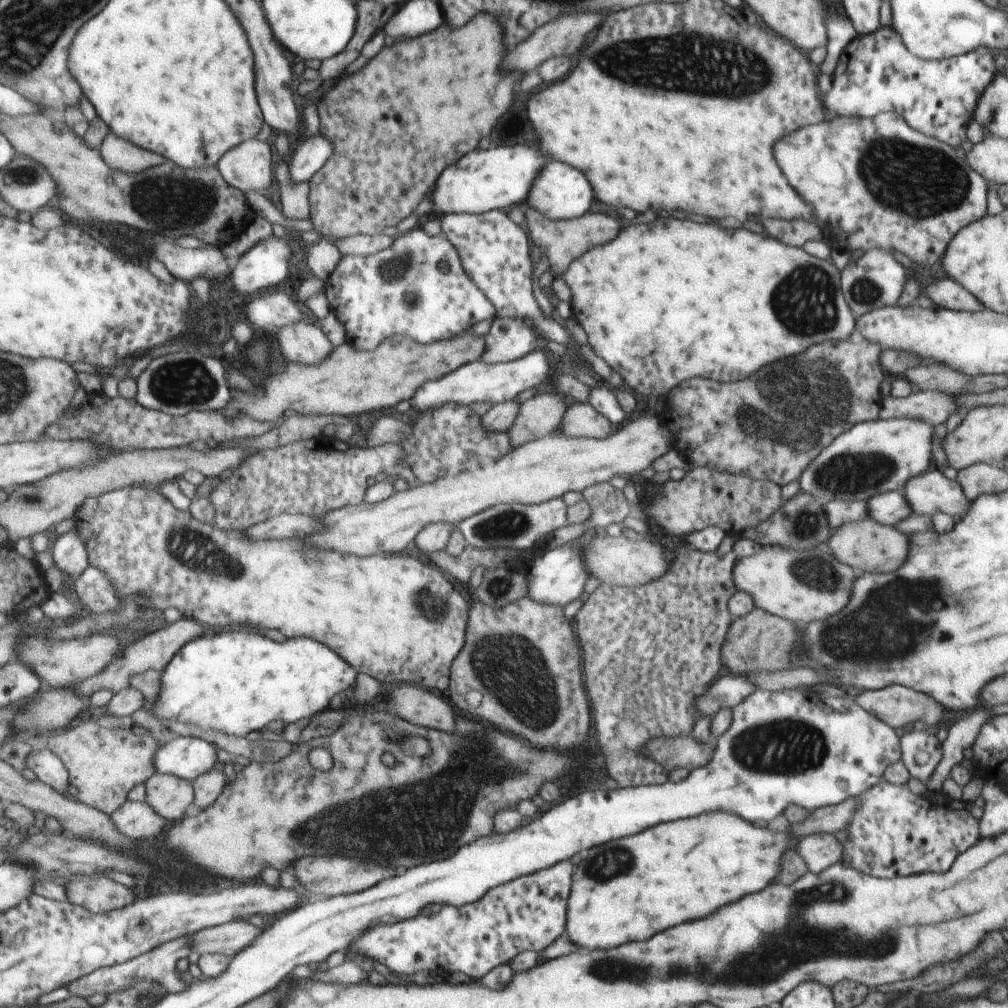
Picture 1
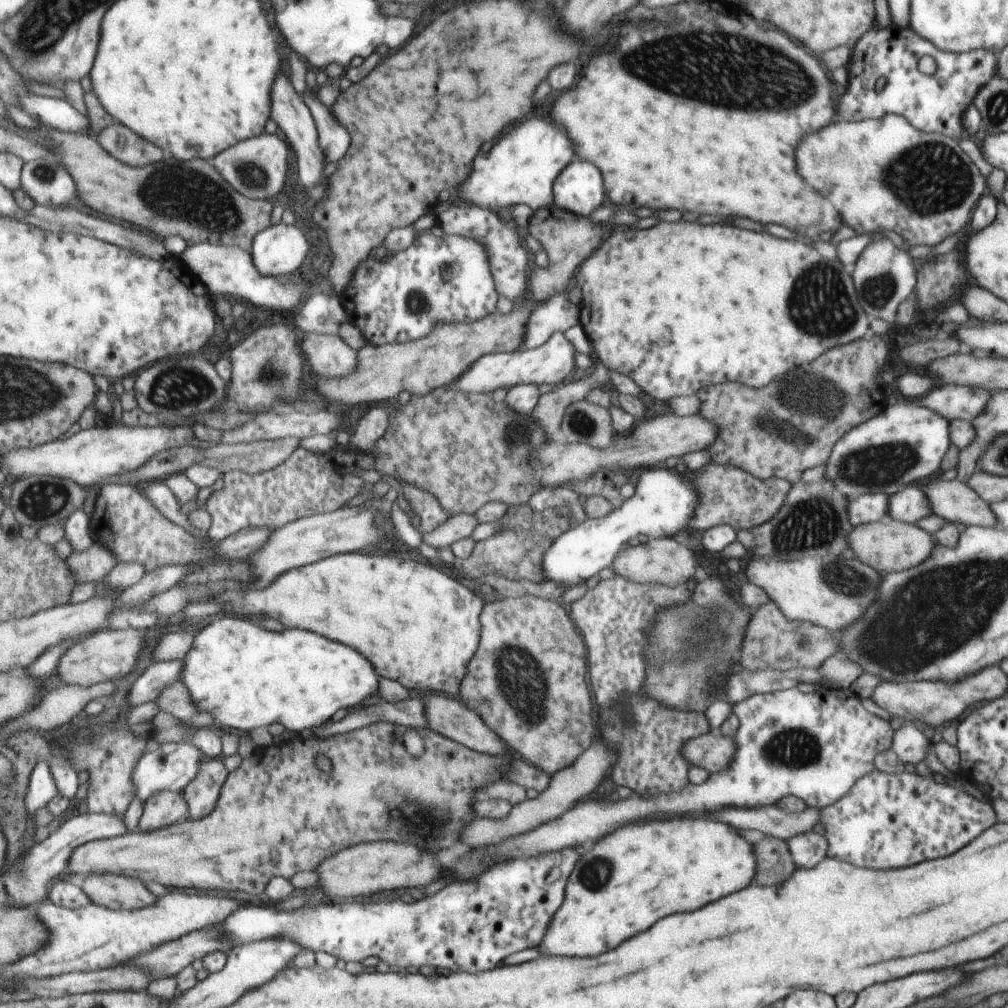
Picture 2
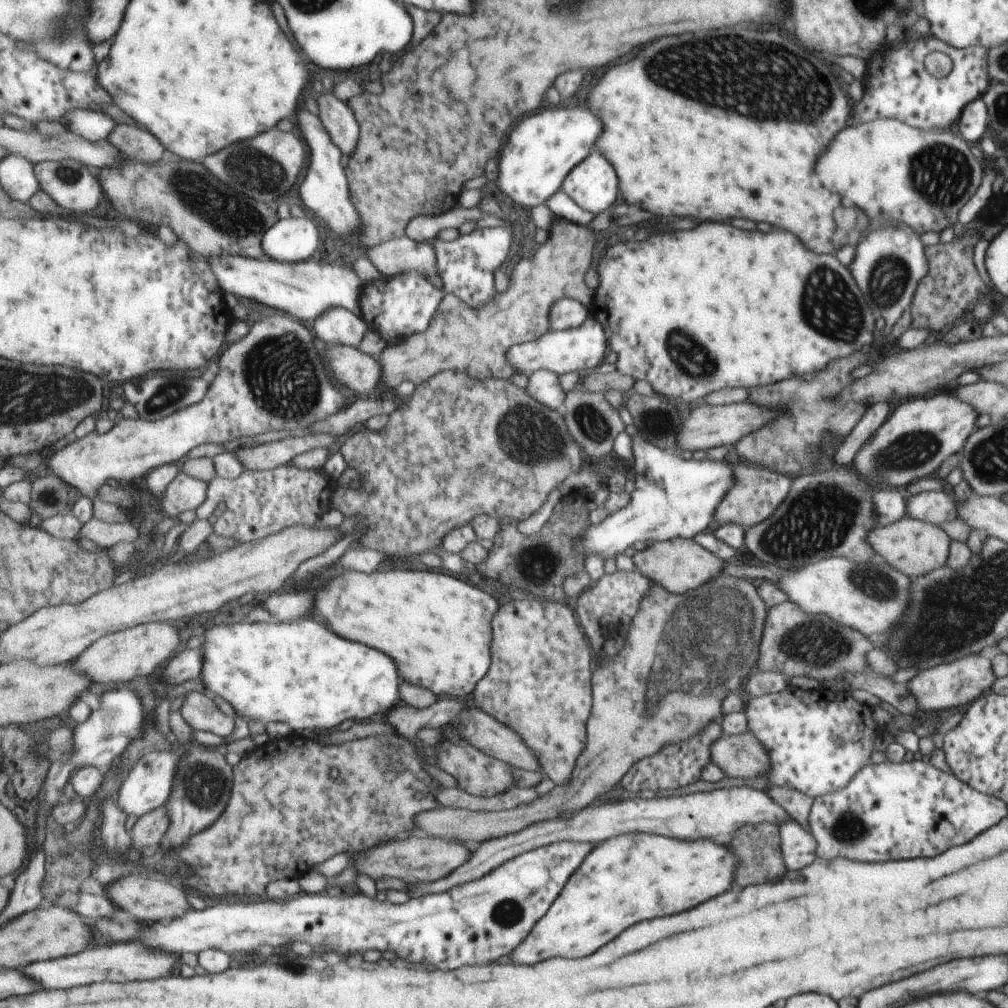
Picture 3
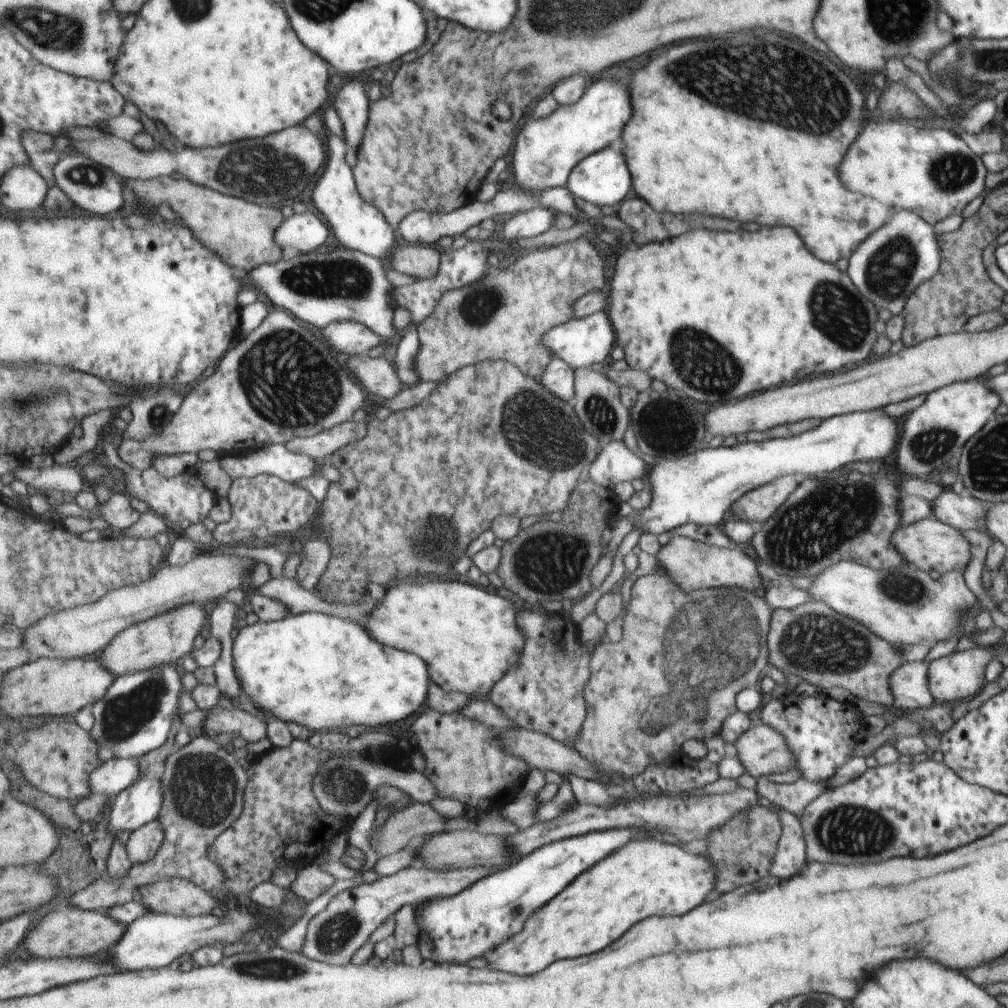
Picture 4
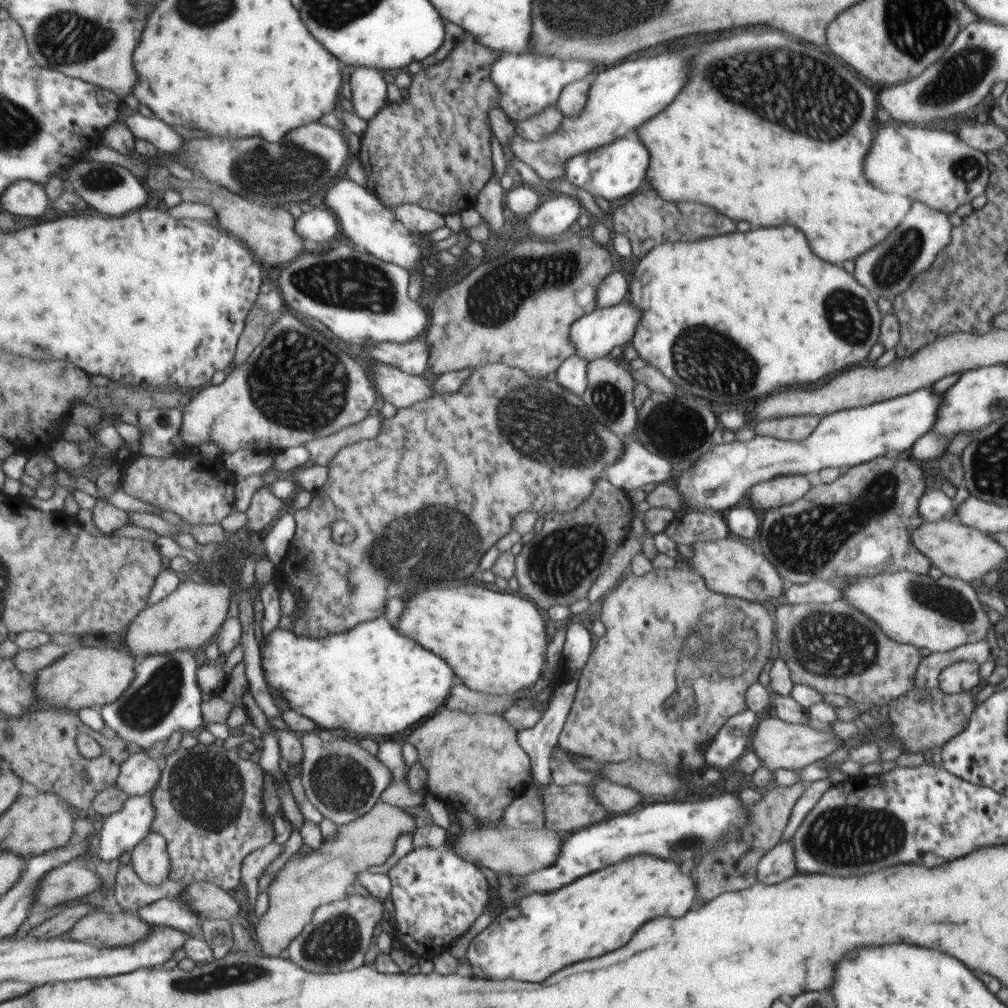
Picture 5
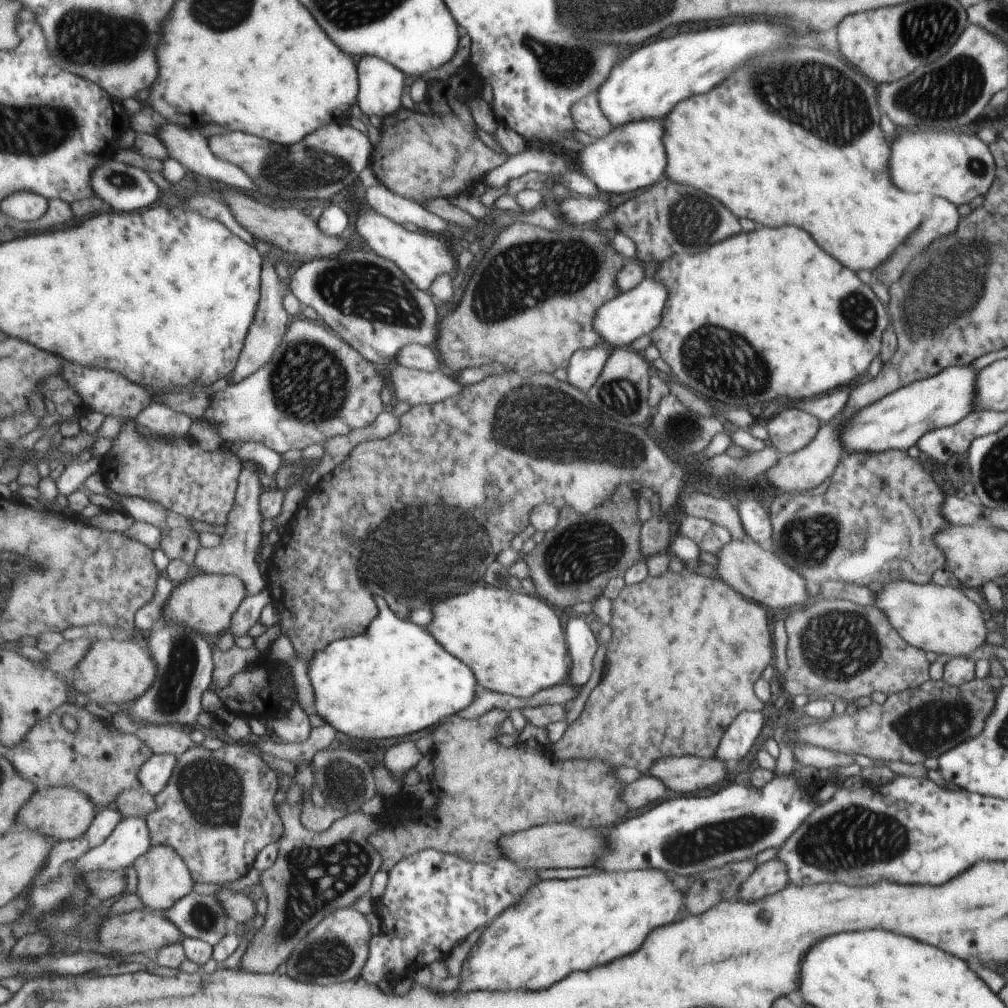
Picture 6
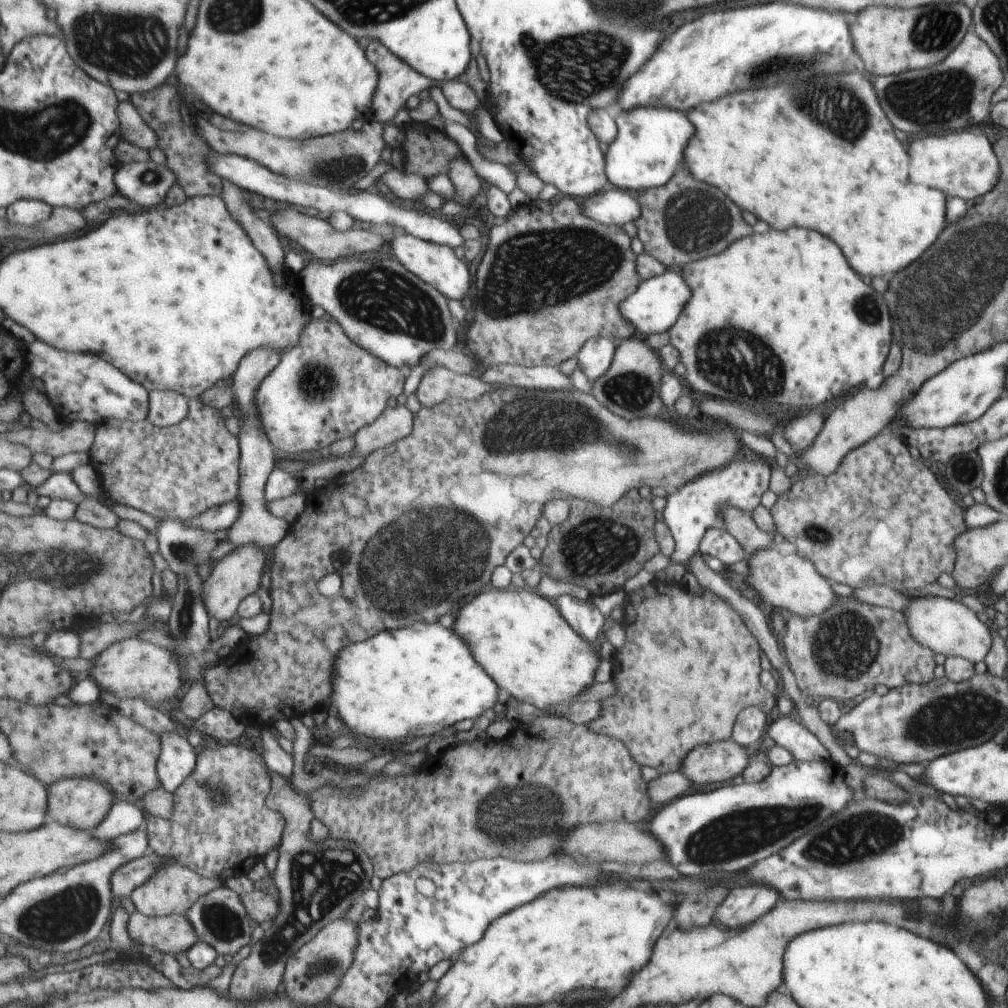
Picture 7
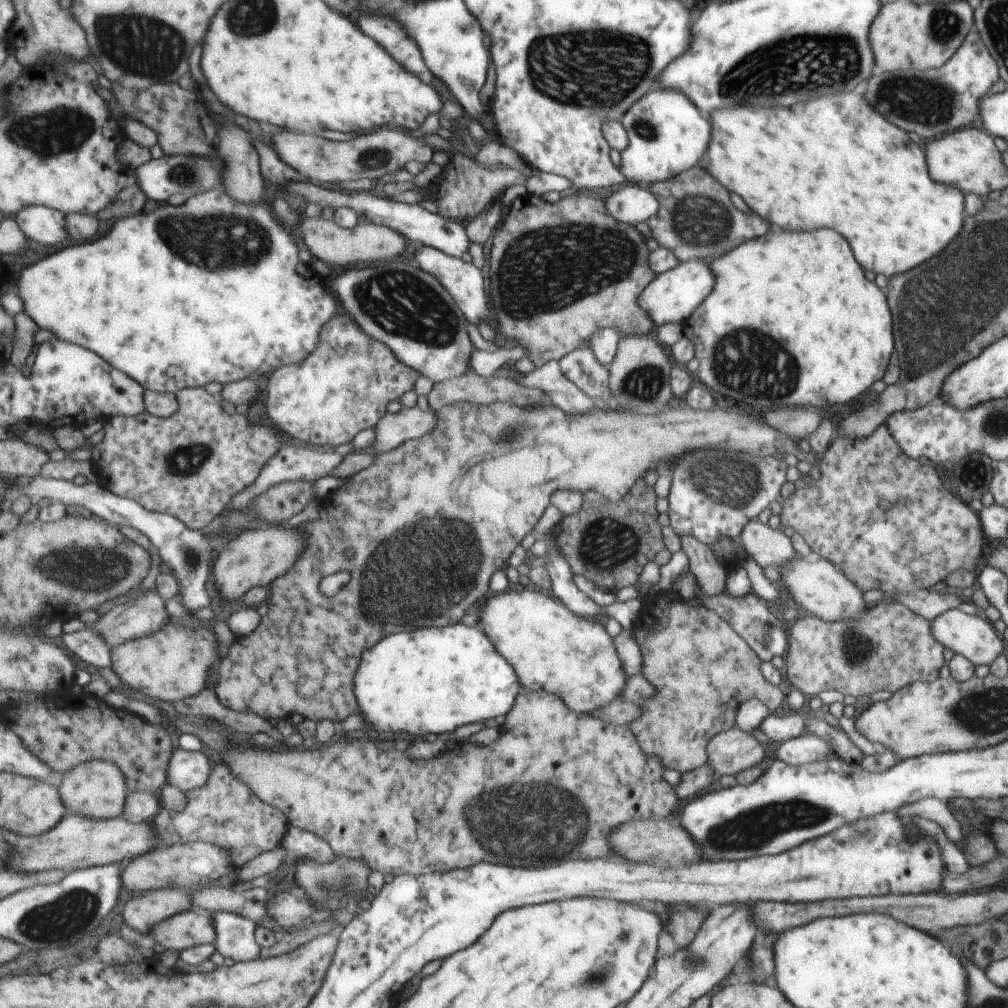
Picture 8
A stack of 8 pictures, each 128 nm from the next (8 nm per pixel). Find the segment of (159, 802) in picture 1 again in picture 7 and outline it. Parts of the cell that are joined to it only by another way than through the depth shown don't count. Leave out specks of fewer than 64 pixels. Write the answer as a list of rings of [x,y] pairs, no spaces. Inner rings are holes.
[[[171,861],[166,862],[150,882],[136,888],[130,897],[136,910],[140,910],[148,916],[188,915],[192,906],[198,900],[202,900],[202,896],[222,887],[226,887],[226,881],[223,879],[204,878],[193,868]]]

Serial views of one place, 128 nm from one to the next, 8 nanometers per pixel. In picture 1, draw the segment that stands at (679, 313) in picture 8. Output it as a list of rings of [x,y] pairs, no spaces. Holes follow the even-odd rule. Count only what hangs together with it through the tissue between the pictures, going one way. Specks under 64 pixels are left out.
[[[541,344],[536,350],[512,362],[488,364],[488,362],[479,360],[466,363],[456,371],[451,372],[450,375],[422,384],[408,401],[411,408],[418,412],[434,410],[434,408],[440,408],[444,404],[470,406],[470,404],[477,402],[489,402],[493,407],[504,404],[508,400],[514,400],[524,390],[537,389],[546,378],[550,378],[550,362],[548,362],[543,344]]]

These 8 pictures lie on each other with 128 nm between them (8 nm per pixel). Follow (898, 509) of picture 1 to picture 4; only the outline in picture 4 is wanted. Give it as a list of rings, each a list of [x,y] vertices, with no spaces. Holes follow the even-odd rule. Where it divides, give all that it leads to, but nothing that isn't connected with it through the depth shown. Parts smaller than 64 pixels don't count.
[[[945,488],[932,501],[932,517],[956,530],[986,527],[986,505],[973,496],[961,496],[952,488]]]

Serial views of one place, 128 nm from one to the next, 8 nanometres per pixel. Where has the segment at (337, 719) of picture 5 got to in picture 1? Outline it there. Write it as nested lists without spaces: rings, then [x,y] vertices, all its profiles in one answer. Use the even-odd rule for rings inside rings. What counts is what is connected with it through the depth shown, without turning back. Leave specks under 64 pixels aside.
[[[236,627],[210,636],[191,641],[164,671],[163,690],[159,702],[152,707],[152,714],[160,719],[187,724],[246,737],[250,732],[264,731],[274,720],[282,720],[287,725],[314,719],[330,710],[336,695],[352,694],[360,672],[348,660],[344,660],[332,648],[320,644],[314,638],[290,638],[288,642],[276,642],[266,633],[254,628]]]

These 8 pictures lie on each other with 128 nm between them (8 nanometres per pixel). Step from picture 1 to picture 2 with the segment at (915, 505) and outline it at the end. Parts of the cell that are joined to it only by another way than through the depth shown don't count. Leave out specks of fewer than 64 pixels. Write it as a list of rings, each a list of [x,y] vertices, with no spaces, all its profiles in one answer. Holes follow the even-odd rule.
[[[938,474],[921,483],[935,515],[956,525],[996,526],[996,516],[987,501],[982,500],[964,481],[945,480]]]

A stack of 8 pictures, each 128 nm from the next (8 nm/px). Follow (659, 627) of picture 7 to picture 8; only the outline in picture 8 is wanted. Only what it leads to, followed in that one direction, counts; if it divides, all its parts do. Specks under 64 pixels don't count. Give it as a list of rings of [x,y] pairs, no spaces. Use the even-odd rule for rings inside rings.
[[[665,591],[663,594],[658,593],[651,597],[650,600],[646,602],[643,607],[643,610],[640,612],[636,622],[636,628],[633,631],[633,636],[638,644],[642,655],[642,661],[644,662],[644,668],[642,668],[642,674],[656,684],[658,688],[658,696],[644,702],[644,710],[642,710],[642,716],[638,716],[638,720],[634,720],[632,724],[628,724],[628,728],[632,730],[632,734],[636,738],[640,738],[640,748],[643,748],[644,754],[646,756],[657,756],[662,760],[662,764],[666,764],[670,770],[674,769],[676,772],[679,772],[681,775],[686,774],[692,770],[703,767],[707,764],[708,755],[707,755],[707,745],[711,742],[711,739],[716,735],[722,732],[730,732],[732,728],[736,728],[736,719],[739,716],[739,710],[743,707],[743,704],[746,704],[748,700],[760,700],[770,712],[775,712],[780,706],[784,705],[782,702],[786,700],[786,687],[779,687],[773,684],[770,684],[768,680],[765,680],[763,677],[763,664],[764,660],[760,658],[760,655],[737,633],[735,630],[732,630],[720,616],[716,616],[716,612],[710,612],[706,610],[704,606],[702,608],[696,608],[692,605],[692,600],[686,600],[679,596],[675,591]]]

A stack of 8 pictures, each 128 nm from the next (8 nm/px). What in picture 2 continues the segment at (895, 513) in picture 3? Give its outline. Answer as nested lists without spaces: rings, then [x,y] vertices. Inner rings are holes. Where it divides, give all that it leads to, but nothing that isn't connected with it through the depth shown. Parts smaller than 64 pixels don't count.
[[[866,493],[848,500],[848,520],[852,526],[888,519],[888,495]]]

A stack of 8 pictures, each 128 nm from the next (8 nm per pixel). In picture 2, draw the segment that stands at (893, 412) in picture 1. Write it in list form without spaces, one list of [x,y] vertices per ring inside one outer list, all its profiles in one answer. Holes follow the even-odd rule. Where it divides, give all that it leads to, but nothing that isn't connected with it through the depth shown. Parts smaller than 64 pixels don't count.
[[[942,385],[933,387],[926,396],[913,400],[916,406],[928,408],[946,420],[974,420],[981,416],[990,400],[990,392],[972,386]]]

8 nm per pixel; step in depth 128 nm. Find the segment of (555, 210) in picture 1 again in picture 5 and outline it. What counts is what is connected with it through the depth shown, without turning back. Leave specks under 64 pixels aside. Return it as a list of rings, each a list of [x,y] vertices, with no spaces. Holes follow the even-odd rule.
[[[632,133],[624,138],[613,140],[595,151],[572,156],[572,160],[564,163],[564,178],[576,188],[590,193],[594,199],[602,198],[610,202],[630,196],[632,192],[638,192],[640,188],[644,188],[643,183],[646,181],[650,158],[652,158],[651,153],[638,140],[637,133]]]

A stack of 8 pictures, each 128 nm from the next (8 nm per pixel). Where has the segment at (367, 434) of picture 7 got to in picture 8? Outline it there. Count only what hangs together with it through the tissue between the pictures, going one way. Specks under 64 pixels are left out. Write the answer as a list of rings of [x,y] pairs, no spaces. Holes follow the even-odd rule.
[[[403,407],[397,413],[388,413],[387,416],[380,420],[376,428],[372,428],[375,432],[375,441],[372,445],[374,453],[388,453],[392,449],[399,447],[408,440],[416,440],[428,434],[430,430],[434,430],[436,426],[436,411],[435,410],[420,410],[418,407]]]

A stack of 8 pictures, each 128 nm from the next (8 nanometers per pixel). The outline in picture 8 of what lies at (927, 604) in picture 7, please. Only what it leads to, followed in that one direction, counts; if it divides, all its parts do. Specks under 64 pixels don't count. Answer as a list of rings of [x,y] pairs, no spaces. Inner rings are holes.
[[[957,606],[930,620],[930,630],[932,630],[932,638],[936,638],[938,644],[951,649],[955,655],[968,658],[975,665],[992,664],[1004,650],[1004,642],[998,638],[996,630],[992,628],[988,620],[982,620],[978,618],[978,615],[964,614],[964,611],[958,609]]]

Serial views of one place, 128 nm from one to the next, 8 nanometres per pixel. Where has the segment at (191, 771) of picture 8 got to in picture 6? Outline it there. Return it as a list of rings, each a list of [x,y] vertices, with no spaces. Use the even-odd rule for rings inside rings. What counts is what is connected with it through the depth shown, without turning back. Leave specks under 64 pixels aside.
[[[176,754],[154,755],[140,770],[143,789],[154,796],[164,792],[170,780],[176,774],[179,756]]]

